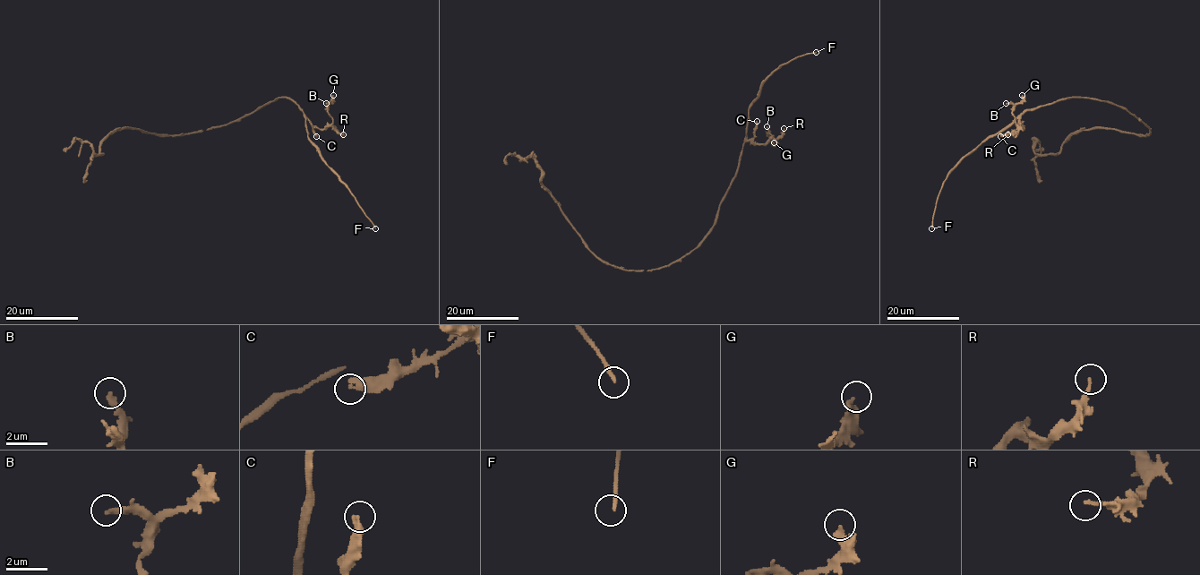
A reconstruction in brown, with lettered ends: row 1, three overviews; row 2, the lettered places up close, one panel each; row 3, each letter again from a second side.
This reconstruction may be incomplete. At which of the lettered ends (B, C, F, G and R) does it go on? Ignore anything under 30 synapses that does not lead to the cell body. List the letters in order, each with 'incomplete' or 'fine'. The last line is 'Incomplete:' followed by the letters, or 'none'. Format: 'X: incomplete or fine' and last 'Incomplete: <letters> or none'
B: fine
C: fine
F: fine
G: fine
R: fine
Incomplete: none

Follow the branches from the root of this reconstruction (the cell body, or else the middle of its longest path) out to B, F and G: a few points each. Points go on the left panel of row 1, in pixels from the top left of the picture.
B: (255, 110), (277, 98), (288, 98), (312, 125), (324, 129), (332, 122), (326, 103)
F: (255, 110), (277, 98), (291, 99), (302, 110), (307, 137), (317, 149), (319, 156), (348, 190), (375, 228)
G: (255, 110), (277, 98), (288, 98), (312, 125), (324, 129), (332, 122), (327, 106), (333, 95)

